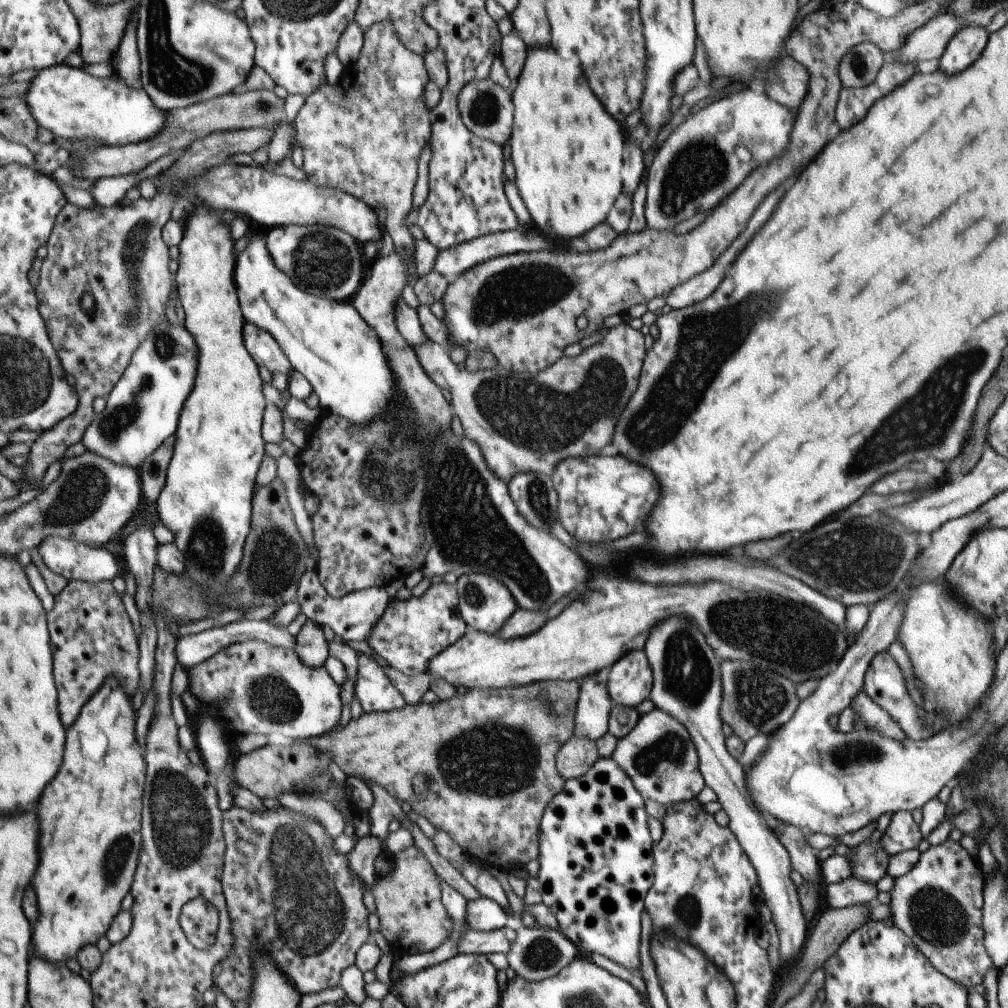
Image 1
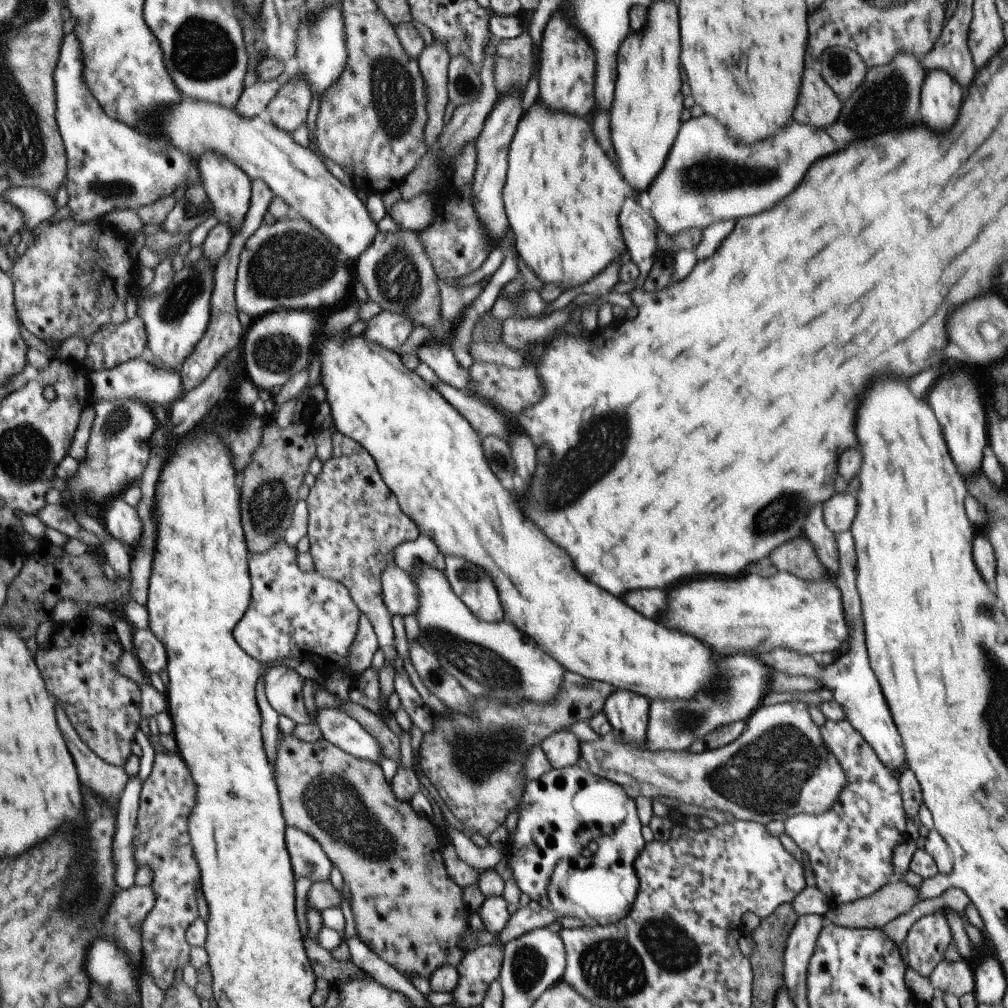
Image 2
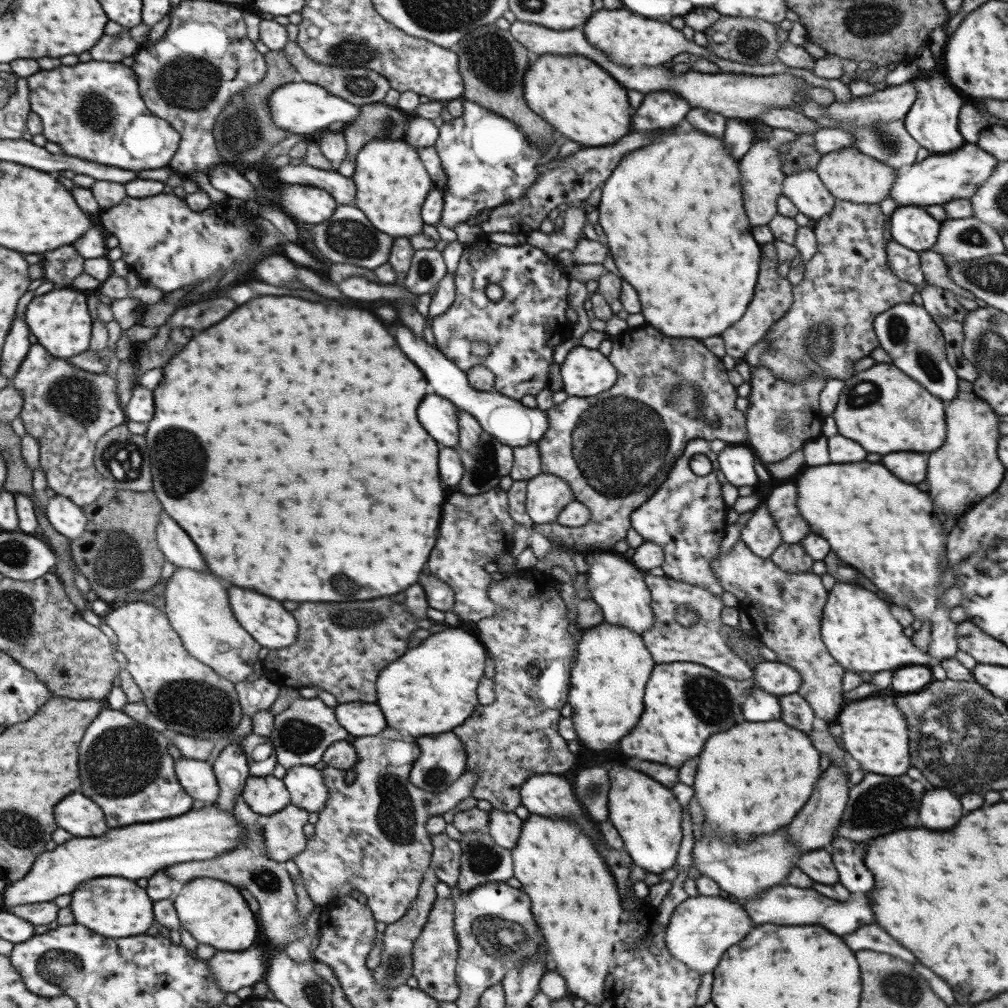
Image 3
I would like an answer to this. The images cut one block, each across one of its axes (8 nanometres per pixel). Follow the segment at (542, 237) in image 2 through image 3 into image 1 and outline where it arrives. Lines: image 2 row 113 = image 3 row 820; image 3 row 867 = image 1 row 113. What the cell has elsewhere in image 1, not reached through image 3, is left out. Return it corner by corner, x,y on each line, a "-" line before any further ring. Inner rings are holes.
526,48
522,70
510,91
512,127
509,137
509,150
511,150
509,152
509,159
513,168
515,168
513,182
517,188
517,194
523,200
523,204
525,204
529,216
531,216
530,222
533,224
533,229
537,230
539,234
543,234
545,238
549,238
553,243
561,243
561,240
571,240
575,236
581,236
583,232
591,230
593,226
597,226
599,222
605,220
607,212
611,210
611,204
621,194
621,178
619,178
619,170
621,170
621,146
623,146
621,128
603,108
599,108
599,102
595,100
595,96
587,88
587,80
583,80
583,74
579,72
579,60
573,60
573,64
569,64
569,62
561,60
551,48

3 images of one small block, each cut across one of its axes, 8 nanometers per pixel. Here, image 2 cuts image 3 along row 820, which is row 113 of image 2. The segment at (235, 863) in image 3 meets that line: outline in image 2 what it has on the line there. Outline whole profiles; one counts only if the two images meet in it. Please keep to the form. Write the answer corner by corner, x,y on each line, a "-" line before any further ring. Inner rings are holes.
257,80
250,86
242,88
241,94
232,108
240,117
253,118
257,115
264,115
264,108
276,95
279,87
275,80

